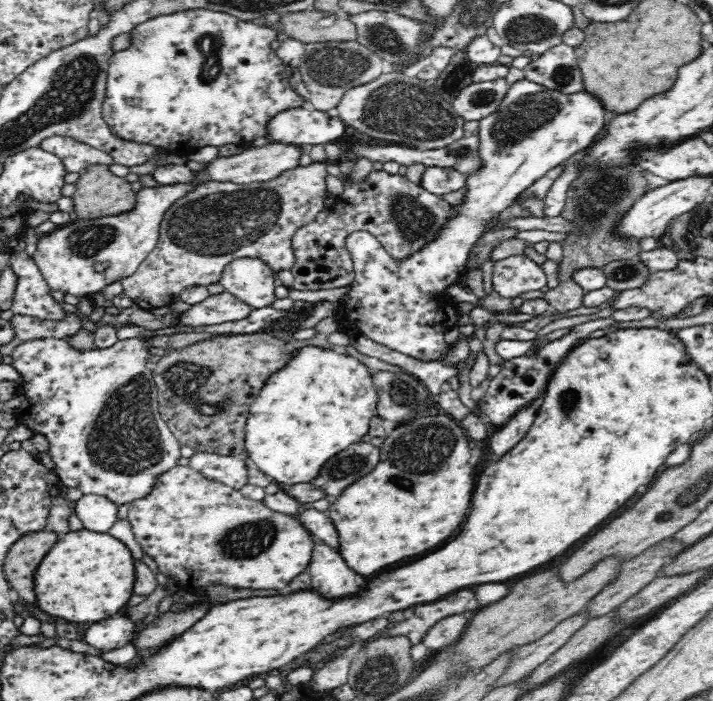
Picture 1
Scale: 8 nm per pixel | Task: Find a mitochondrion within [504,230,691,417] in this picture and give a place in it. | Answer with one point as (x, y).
(625, 273)

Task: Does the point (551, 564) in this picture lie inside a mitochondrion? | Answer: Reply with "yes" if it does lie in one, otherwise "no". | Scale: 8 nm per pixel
no

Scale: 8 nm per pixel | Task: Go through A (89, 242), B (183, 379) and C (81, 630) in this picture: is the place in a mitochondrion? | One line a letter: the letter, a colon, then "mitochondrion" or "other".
A: mitochondrion
B: mitochondrion
C: other

